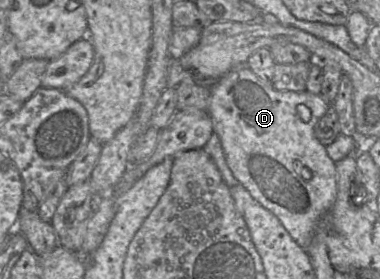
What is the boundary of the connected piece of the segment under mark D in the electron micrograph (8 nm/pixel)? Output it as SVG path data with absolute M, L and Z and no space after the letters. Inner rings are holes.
M247 66L229 71L211 87L208 113L213 122L213 132L220 139L228 167L238 183L279 219L303 249L310 246L321 218L331 210L337 197L336 163L315 136L315 126L331 106L319 94L278 91L272 83L261 80ZM298 105L305 105L310 109L311 117L308 122L301 120Z

